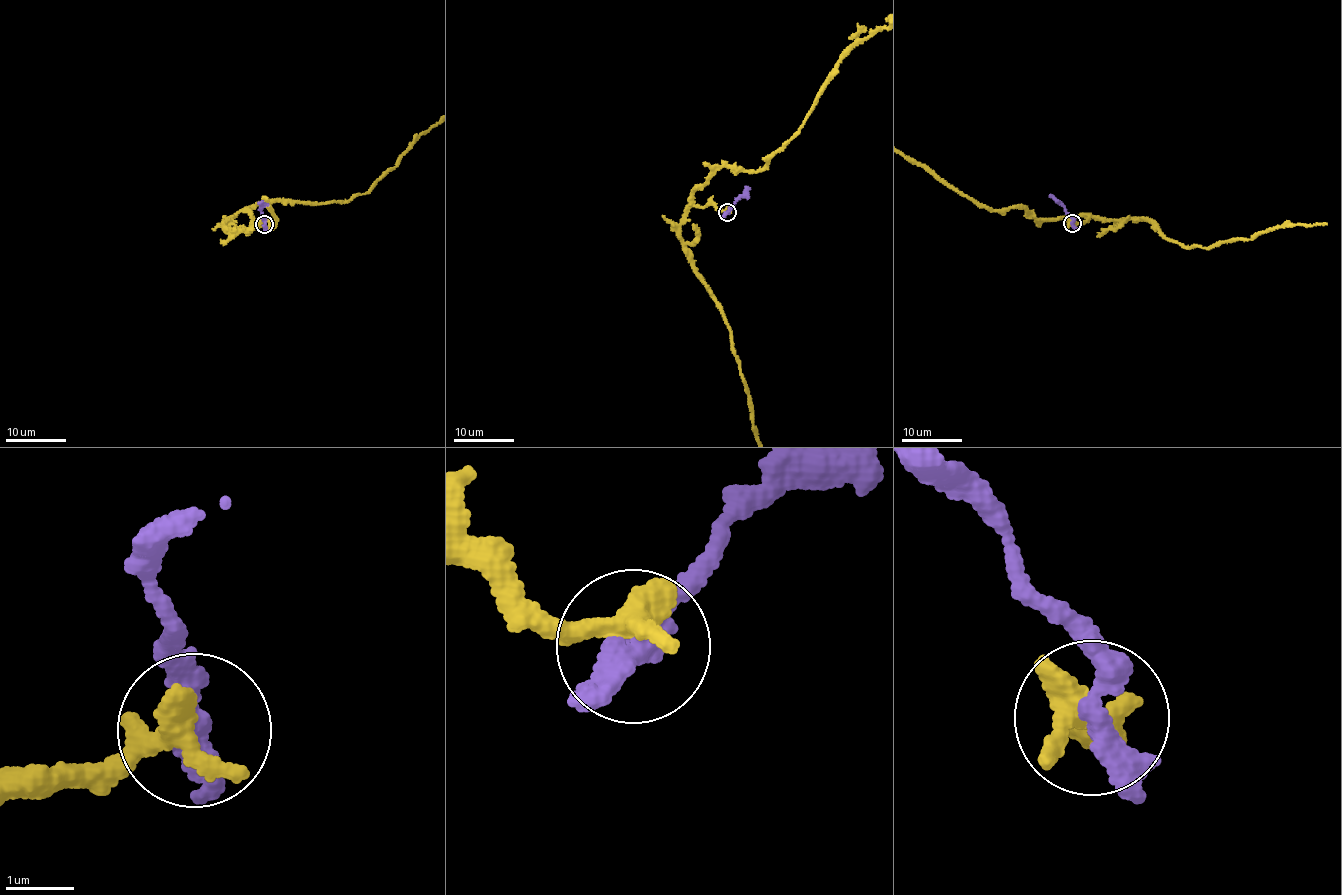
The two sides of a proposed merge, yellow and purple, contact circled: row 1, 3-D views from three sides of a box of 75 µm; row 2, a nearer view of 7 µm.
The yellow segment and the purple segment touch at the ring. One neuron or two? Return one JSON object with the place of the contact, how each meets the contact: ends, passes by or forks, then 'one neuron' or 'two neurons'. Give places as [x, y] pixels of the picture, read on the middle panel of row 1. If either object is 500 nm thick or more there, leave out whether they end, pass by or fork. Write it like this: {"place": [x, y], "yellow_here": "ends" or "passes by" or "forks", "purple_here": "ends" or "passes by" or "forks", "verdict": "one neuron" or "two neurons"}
{"place": [727, 212], "yellow_here": "passes by", "purple_here": "passes by", "verdict": "two neurons"}

